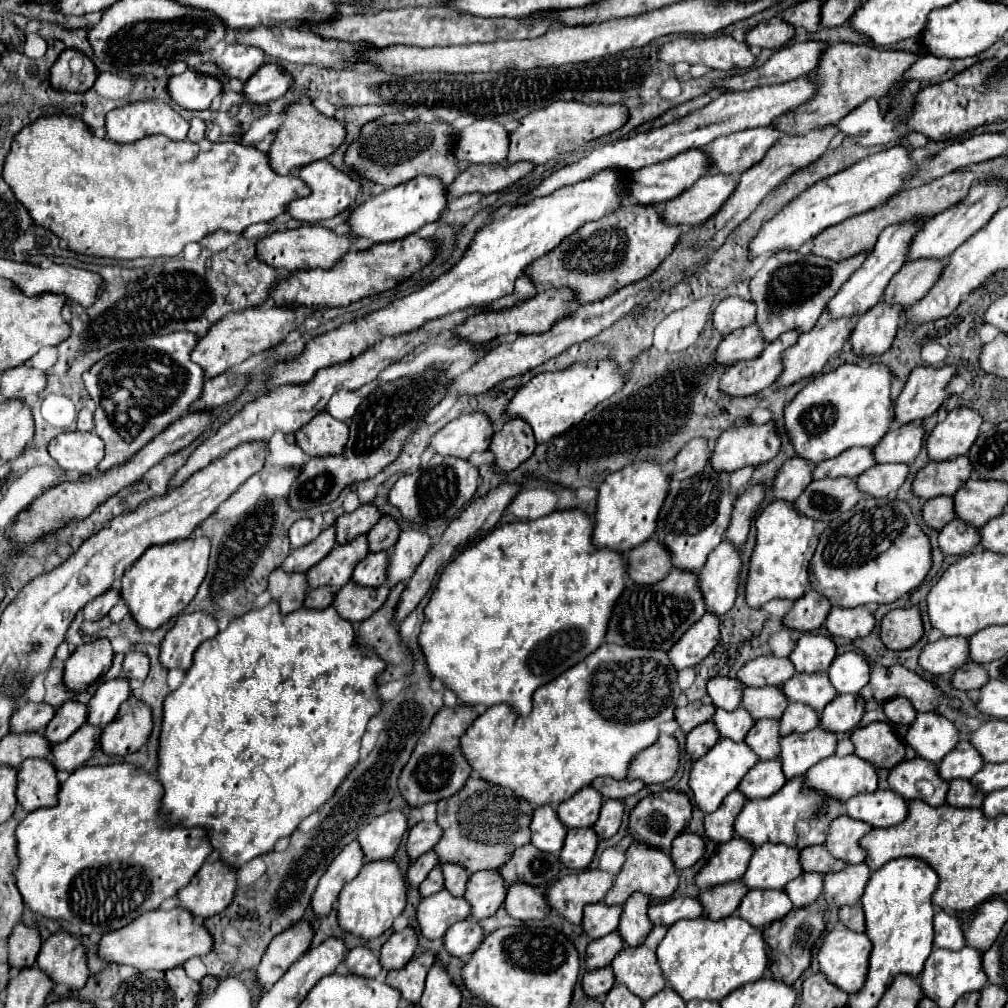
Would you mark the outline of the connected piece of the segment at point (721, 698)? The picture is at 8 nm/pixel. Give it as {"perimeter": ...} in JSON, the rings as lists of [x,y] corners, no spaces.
{"perimeter":[[[712,677],[708,681],[708,695],[712,697],[712,703],[726,711],[734,711],[740,707],[742,691],[744,691],[744,683],[740,683],[738,679]]]}

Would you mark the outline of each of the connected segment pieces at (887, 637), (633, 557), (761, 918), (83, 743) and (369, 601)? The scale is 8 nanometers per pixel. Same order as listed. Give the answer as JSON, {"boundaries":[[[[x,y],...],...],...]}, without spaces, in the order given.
{"boundaries":[[[[918,607],[894,609],[882,619],[880,637],[886,647],[902,651],[908,649],[924,635],[924,623]]],[[[648,539],[640,547],[628,553],[628,575],[640,585],[654,585],[662,581],[672,569],[672,559],[668,549],[656,541]]],[[[750,889],[738,907],[738,915],[754,927],[768,927],[774,919],[780,919],[792,911],[792,901],[780,889]]],[[[86,723],[66,741],[56,743],[52,747],[52,765],[58,771],[70,771],[70,773],[82,767],[92,757],[92,753],[98,749],[100,731],[102,731],[100,727]]],[[[350,581],[336,593],[334,607],[344,619],[348,619],[352,623],[360,623],[384,605],[384,601],[388,599],[388,593],[390,593],[390,589],[384,585],[382,587],[364,587],[364,585]]]]}

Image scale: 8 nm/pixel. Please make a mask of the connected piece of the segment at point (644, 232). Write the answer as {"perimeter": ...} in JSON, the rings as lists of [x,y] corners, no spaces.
{"perimeter":[[[622,203],[602,219],[584,223],[558,247],[536,259],[536,263],[530,263],[524,269],[524,275],[528,275],[534,285],[552,285],[556,289],[570,287],[576,303],[594,303],[656,271],[656,267],[672,253],[678,237],[680,227],[664,227],[660,215],[652,207]]]}

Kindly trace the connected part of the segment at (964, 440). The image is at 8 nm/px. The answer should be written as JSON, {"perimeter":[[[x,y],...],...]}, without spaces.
{"perimeter":[[[958,407],[948,413],[944,421],[940,421],[934,431],[928,435],[926,449],[932,461],[946,461],[956,459],[960,455],[966,455],[976,441],[980,427],[982,427],[982,415],[968,407]]]}

